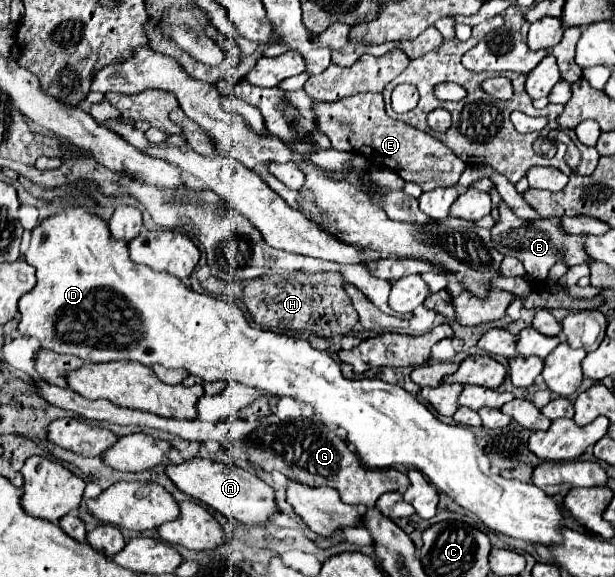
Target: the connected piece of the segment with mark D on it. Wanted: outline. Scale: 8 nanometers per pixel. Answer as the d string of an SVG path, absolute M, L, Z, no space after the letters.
M70 207L64 213L50 217L36 229L32 229L26 249L26 261L36 269L36 287L18 303L18 311L22 315L18 331L24 337L38 339L42 349L76 355L84 359L84 363L108 363L118 359L138 361L146 367L160 363L166 369L186 369L188 373L202 377L204 381L234 379L248 387L266 391L274 397L298 399L314 407L316 421L344 429L348 443L360 455L364 465L372 469L406 465L422 471L422 475L438 491L450 495L460 507L474 513L488 529L506 537L544 547L560 545L564 541L564 517L556 501L532 483L494 475L490 471L488 457L476 445L474 433L468 427L442 423L434 417L432 411L428 411L426 405L418 403L408 391L398 385L390 385L380 379L348 381L342 377L338 363L326 351L312 349L308 341L252 327L236 305L224 299L196 293L168 273L132 263L128 257L128 243L114 241L110 237L108 225L100 217L92 217L86 209Z

